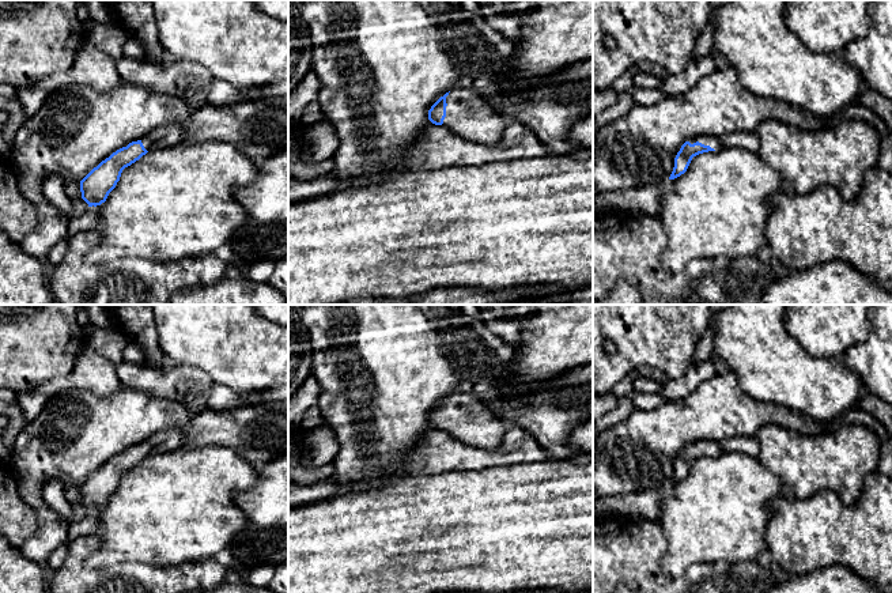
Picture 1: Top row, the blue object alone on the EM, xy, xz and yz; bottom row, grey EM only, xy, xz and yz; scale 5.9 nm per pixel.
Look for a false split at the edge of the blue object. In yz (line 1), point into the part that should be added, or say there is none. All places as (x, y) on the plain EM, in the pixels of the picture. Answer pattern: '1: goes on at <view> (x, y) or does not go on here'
1: goes on at yz (713, 446)

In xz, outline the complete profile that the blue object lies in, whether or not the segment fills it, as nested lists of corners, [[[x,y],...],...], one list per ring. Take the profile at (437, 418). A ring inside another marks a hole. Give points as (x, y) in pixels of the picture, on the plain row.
[[[456,392],[428,415],[428,424],[451,434],[457,441],[485,450],[496,450],[510,423],[491,413],[479,399]]]

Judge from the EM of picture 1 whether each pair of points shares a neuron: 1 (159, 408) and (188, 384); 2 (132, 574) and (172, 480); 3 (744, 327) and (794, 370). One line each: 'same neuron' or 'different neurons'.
1: different neurons
2: different neurons
3: same neuron

